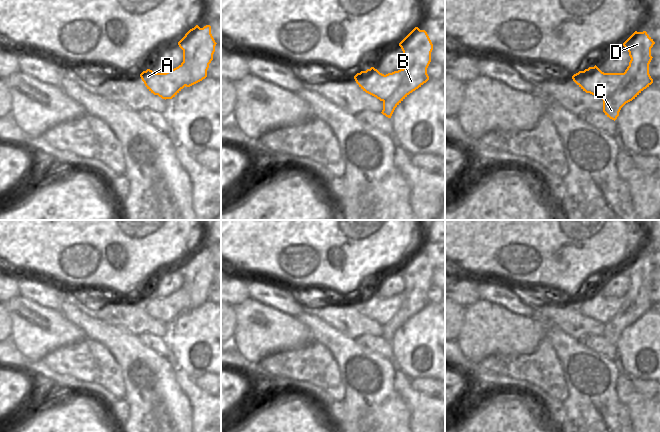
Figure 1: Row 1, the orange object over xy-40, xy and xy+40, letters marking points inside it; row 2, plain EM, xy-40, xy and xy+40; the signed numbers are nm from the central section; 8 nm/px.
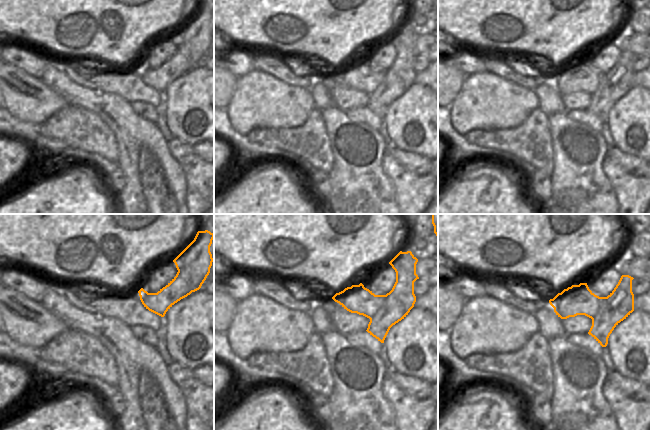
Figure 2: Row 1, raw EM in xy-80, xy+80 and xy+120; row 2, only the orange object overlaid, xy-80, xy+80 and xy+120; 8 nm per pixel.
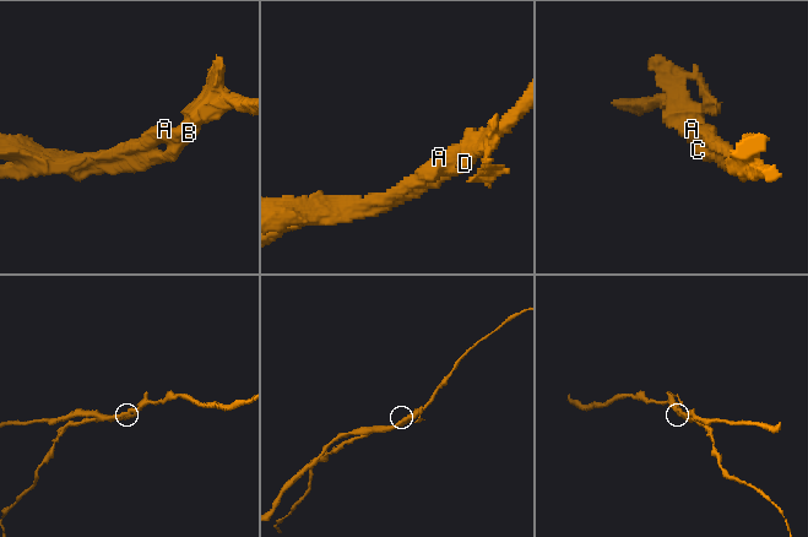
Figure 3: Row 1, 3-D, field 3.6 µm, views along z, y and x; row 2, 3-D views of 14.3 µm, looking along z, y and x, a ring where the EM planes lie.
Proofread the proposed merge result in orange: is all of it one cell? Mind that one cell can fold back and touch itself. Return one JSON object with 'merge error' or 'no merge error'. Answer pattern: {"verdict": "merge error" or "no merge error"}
{"verdict": "merge error"}

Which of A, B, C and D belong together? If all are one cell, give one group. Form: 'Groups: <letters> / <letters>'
Groups: A / B C D

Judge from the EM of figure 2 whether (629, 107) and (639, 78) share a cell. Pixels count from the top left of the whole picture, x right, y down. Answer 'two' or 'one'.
two

